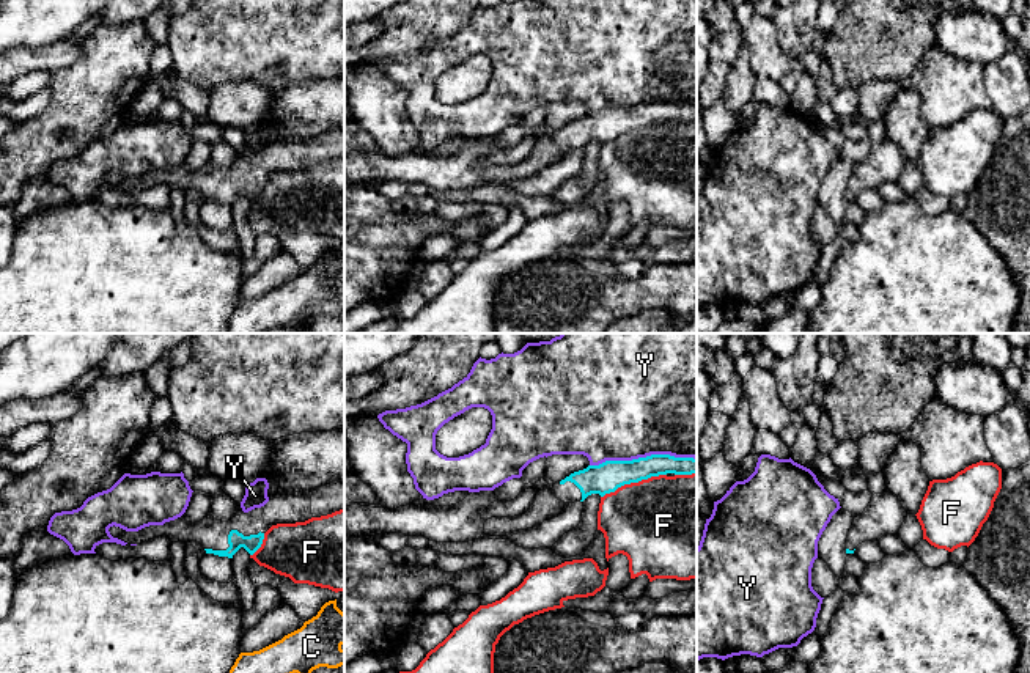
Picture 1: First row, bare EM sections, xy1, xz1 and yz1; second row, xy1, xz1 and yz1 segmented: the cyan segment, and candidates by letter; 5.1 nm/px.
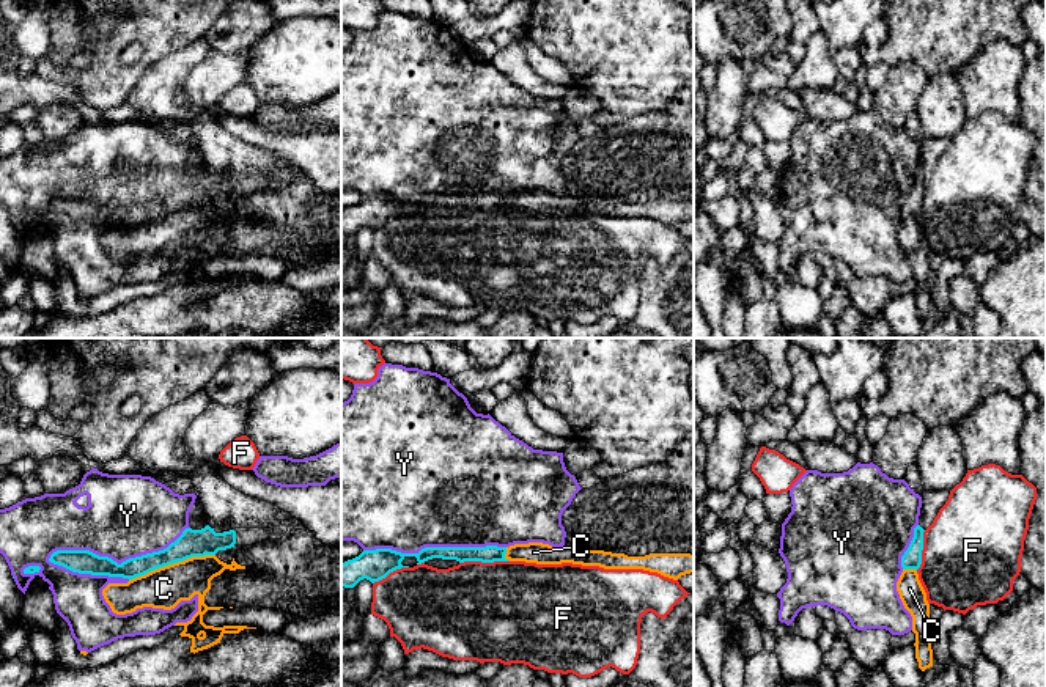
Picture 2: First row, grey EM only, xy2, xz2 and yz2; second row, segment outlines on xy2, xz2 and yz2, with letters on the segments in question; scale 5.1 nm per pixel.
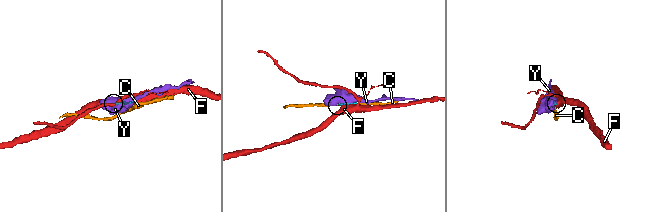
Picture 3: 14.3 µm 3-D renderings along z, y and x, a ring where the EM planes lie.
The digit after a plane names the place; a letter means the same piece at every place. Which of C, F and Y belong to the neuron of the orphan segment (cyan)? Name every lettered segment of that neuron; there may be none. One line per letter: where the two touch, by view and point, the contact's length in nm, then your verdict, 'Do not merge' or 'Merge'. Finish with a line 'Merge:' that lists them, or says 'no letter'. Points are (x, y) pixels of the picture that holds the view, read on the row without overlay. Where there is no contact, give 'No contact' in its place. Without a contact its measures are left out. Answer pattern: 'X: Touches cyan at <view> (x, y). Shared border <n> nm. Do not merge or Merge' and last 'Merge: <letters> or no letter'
C: Touches cyan at xy2 (172, 211). Shared border 460 nm. Do not merge
F: Touches cyan at xz1 (632, 129). Shared border 360 nm. Do not merge
Y: Touches cyan at xy2 (117, 211). Shared border 750 nm. Do not merge
Merge: no letter

